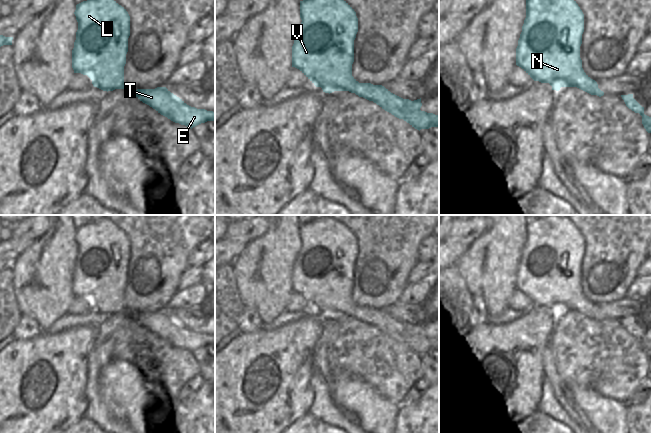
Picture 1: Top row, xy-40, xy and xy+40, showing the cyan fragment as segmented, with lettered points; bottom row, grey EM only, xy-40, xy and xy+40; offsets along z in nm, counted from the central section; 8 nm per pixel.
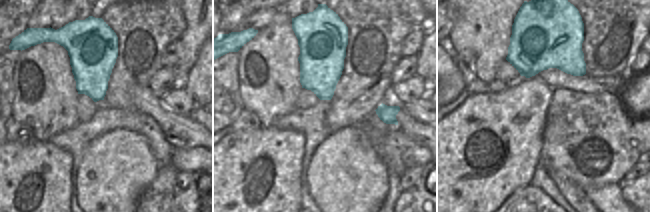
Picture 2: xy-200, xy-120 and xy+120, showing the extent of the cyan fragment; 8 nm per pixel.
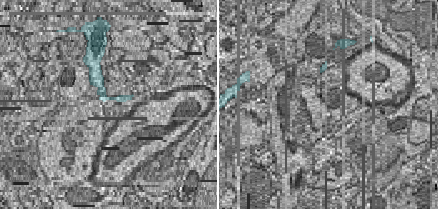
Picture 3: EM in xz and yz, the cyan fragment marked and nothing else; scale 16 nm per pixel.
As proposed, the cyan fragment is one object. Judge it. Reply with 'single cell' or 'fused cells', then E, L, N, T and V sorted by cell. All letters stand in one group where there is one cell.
single cell; E L N T V

